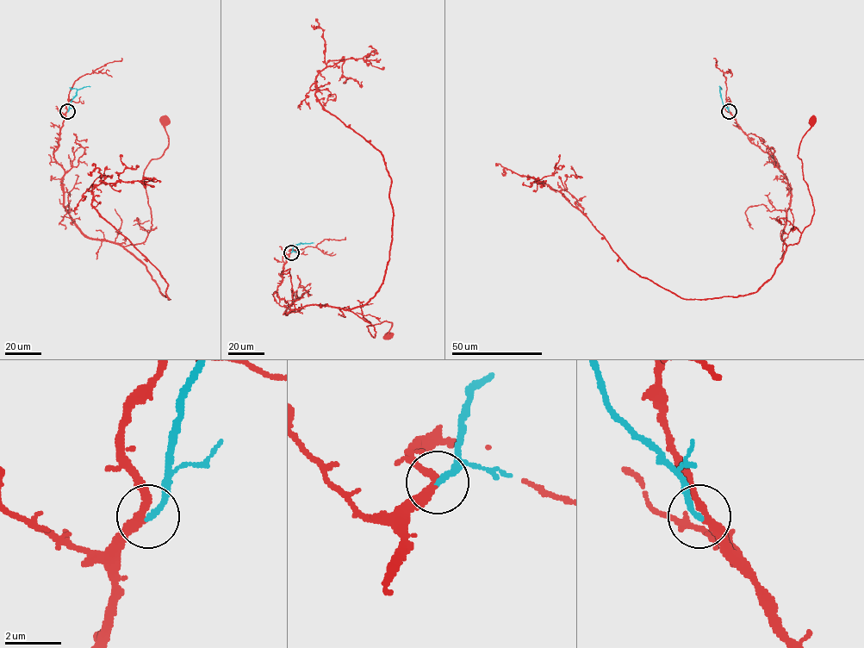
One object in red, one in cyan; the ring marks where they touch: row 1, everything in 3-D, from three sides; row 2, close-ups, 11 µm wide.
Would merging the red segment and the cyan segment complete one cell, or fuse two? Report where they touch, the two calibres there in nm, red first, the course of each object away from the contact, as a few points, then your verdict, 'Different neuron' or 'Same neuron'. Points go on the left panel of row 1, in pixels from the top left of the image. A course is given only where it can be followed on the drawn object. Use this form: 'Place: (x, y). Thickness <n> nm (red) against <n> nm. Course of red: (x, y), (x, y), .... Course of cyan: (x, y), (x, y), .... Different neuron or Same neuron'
Place: (67, 111). Thickness 280 nm (red) against 200 nm. Course of red: (67, 111), (53, 158), (64, 205), (86, 235), (124, 246), (152, 224), (144, 169), (167, 146), (164, 121). Course of cyan: (67, 111), (77, 90), (90, 86). Same neuron

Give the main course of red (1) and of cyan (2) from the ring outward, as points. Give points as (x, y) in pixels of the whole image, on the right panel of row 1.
1: (729, 111), (786, 179), (791, 205), (781, 235), (786, 246), (798, 242), (813, 214), (798, 156), (811, 121)
2: (729, 111), (723, 103), (719, 86)

